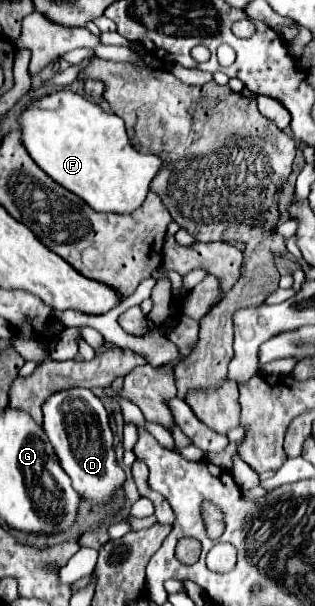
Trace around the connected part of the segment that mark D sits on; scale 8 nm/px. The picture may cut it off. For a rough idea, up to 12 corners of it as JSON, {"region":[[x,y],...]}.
{"region":[[87,388],[43,404],[43,430],[79,496],[125,482],[109,414]]}

